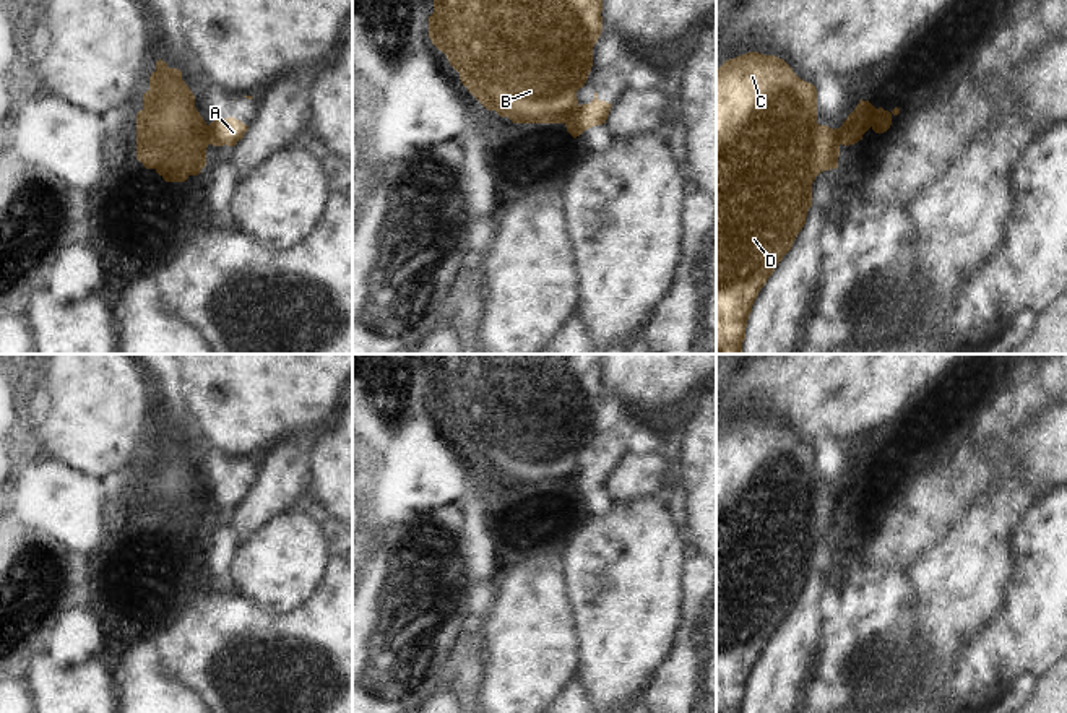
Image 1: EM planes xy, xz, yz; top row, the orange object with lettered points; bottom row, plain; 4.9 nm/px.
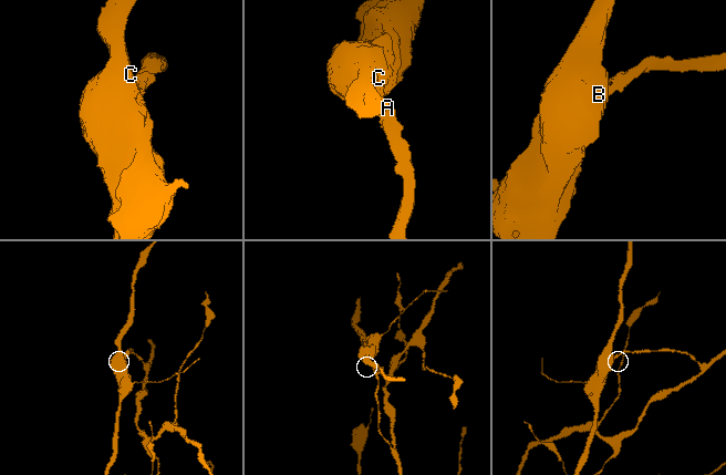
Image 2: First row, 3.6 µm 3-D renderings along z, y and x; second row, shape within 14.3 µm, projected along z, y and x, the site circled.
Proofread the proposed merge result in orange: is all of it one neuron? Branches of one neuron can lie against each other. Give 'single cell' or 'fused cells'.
fused cells

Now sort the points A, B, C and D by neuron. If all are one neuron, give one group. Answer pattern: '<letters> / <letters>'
A / B C D

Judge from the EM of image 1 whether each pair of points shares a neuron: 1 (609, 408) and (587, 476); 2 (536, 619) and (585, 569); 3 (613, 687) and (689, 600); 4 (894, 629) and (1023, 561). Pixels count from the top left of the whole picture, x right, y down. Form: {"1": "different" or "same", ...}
{"1": "same", "2": "different", "3": "different", "4": "same"}

